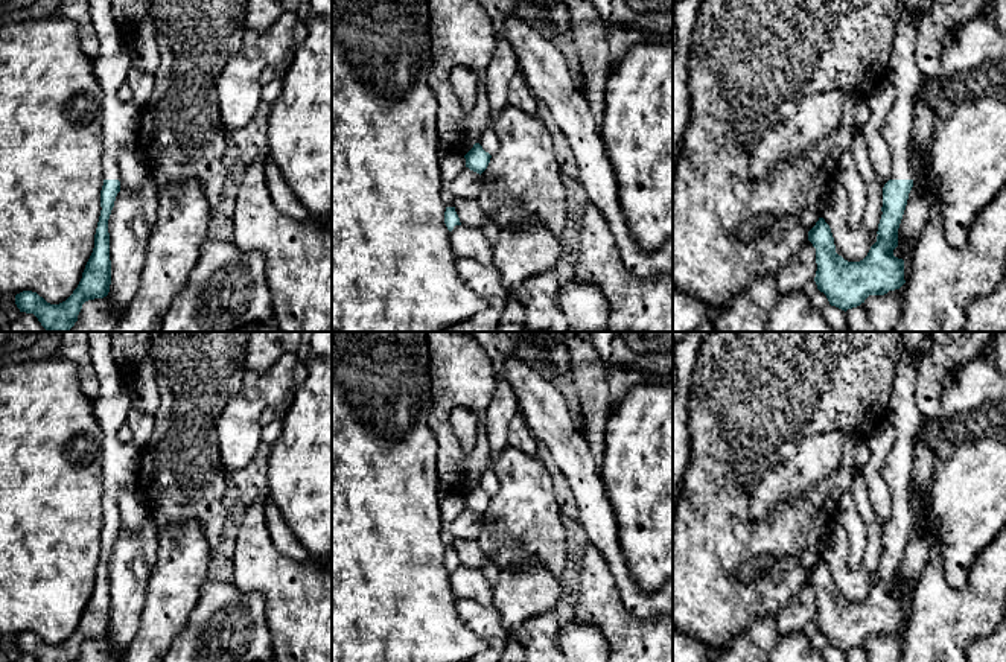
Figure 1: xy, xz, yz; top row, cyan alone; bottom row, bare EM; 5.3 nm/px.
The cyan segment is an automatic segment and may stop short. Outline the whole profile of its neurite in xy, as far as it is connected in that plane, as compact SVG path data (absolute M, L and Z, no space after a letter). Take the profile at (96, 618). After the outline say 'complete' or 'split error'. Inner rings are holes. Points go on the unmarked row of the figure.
M88 332L91 362L99 379L99 396L91 402L102 429L103 472L103 527L100 531L100 557L94 575L94 589L73 635L59 645L50 645L37 633L23 632L15 636L20 653L33 654L38 662L78 662L82 645L103 639L111 625L108 560L120 533L117 498L120 492L137 482L140 449L119 440L117 432L131 408L129 384L111 355L110 332Z; split error

